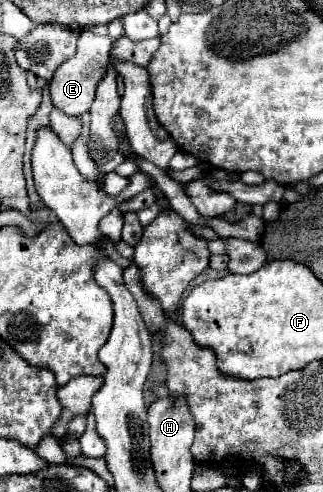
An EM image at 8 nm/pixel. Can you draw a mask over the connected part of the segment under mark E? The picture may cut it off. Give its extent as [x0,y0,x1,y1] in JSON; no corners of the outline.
[49,31,111,117]

